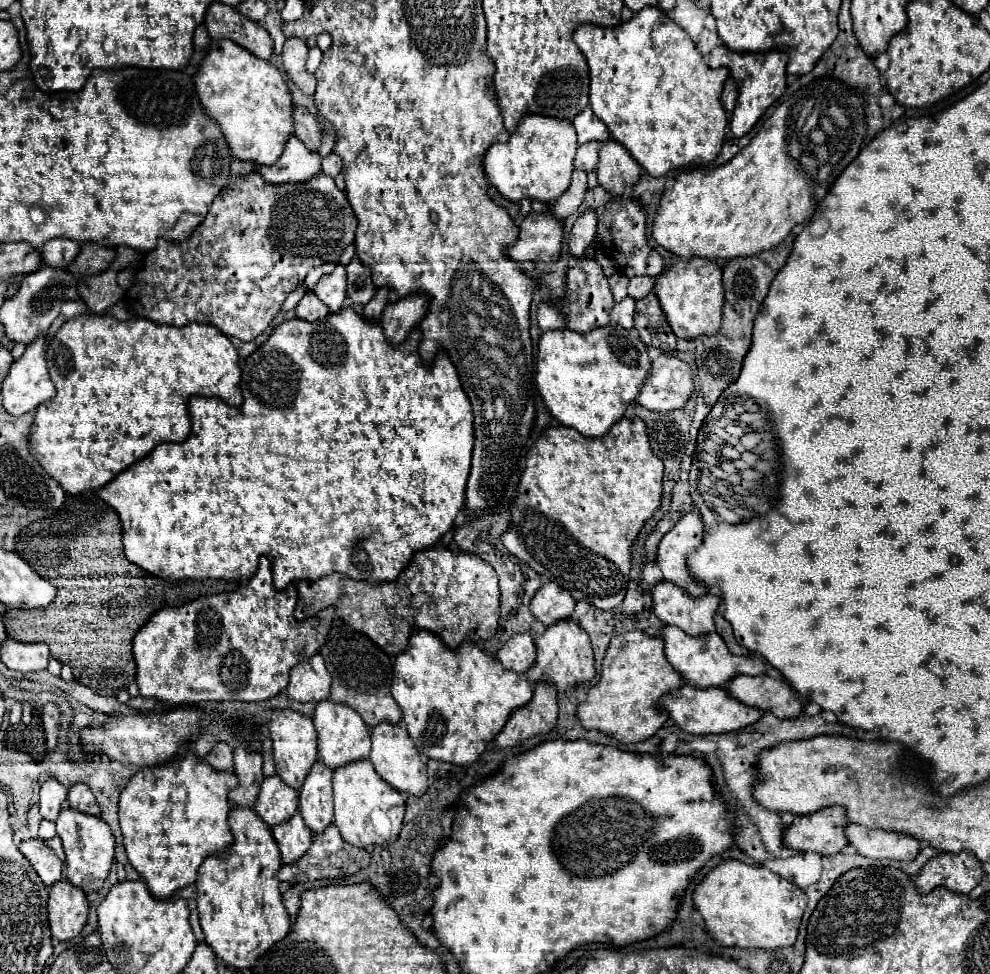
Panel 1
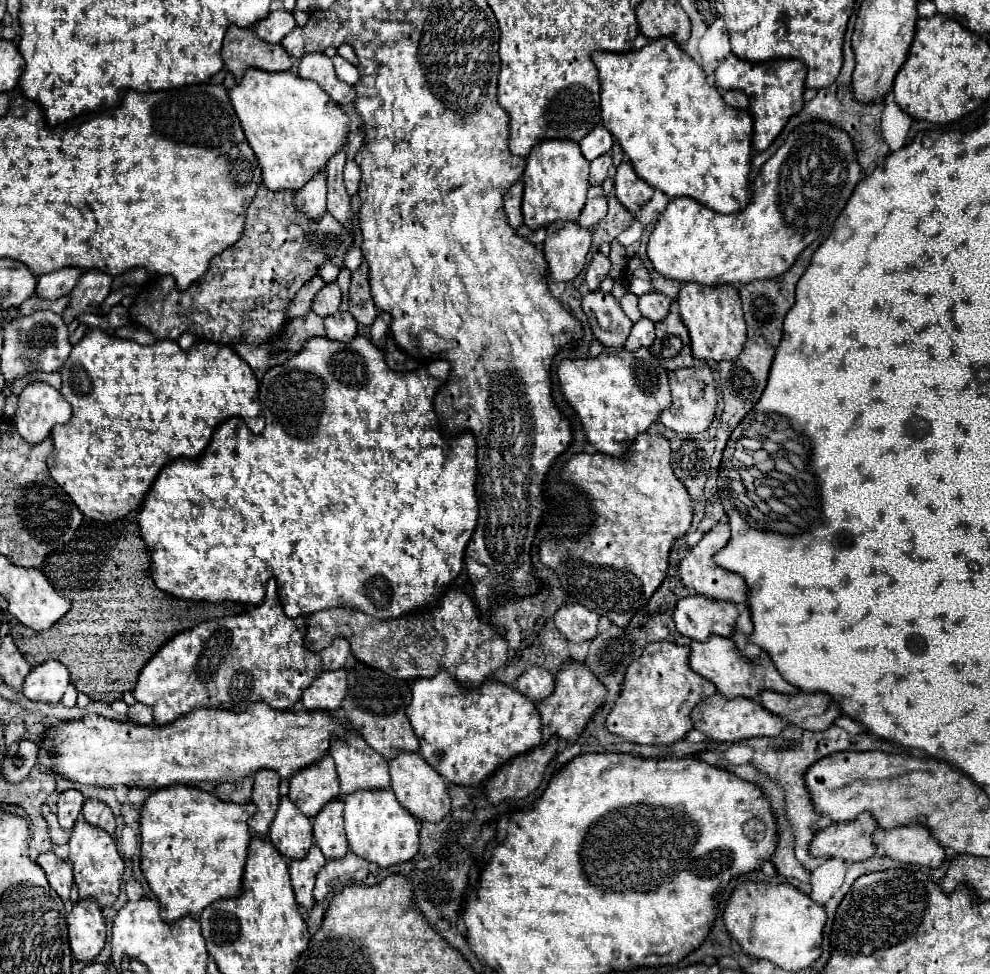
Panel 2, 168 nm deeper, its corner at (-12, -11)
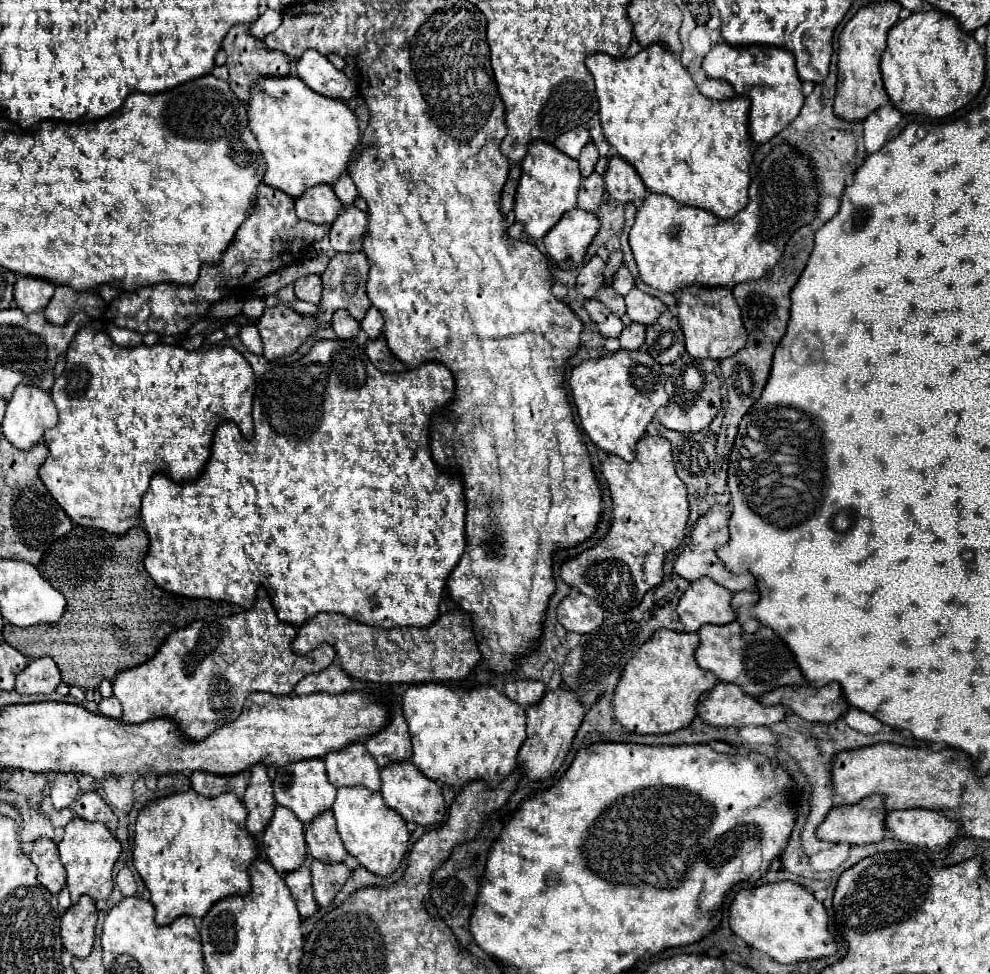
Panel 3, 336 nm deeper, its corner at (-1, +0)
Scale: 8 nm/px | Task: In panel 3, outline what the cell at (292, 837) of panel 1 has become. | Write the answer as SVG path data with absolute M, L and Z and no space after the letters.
M307 855L305 863L301 863L301 867L297 871L289 871L289 875L285 875L287 887L289 887L303 919L315 915L315 911L317 911L317 903L315 903L313 891L311 891L311 875L309 875L311 861L313 861L313 857Z

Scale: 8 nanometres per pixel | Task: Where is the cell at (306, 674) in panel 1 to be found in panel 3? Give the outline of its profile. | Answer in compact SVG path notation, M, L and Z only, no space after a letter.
M331 663L325 671L313 673L301 679L295 687L295 695L309 695L309 693L319 693L319 691L343 693L349 689L349 685L351 685L349 675L337 663Z

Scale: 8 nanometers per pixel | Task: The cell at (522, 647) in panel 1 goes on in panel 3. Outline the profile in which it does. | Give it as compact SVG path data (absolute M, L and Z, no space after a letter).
M513 679L505 683L505 695L509 695L509 699L517 701L519 705L529 705L529 703L537 703L545 693L545 683L543 681L535 681L535 679Z

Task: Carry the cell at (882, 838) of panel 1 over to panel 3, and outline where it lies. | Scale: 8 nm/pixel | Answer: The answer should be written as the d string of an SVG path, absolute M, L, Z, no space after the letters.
M903 809L887 813L885 829L889 837L901 843L941 851L957 835L959 827L937 811Z

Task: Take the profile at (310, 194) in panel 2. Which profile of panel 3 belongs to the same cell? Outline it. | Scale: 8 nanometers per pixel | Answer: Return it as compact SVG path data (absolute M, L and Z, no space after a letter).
M321 183L321 187L309 187L301 199L295 199L295 211L299 219L309 223L333 223L341 211L341 201L327 183Z

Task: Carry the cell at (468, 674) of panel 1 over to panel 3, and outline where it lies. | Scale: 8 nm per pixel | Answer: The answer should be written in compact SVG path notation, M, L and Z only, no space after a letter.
M445 683L409 685L407 691L401 695L401 707L413 743L411 761L429 779L449 787L459 787L475 779L483 779L489 781L489 785L497 785L509 773L515 771L517 751L525 741L525 709L501 691L497 691L493 685L475 685L471 689Z

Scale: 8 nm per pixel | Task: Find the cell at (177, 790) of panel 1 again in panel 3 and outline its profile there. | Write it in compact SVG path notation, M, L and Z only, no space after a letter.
M193 789L159 797L141 809L135 823L133 863L151 893L159 925L169 925L181 915L201 919L211 903L251 889L247 867L257 851L255 839L245 831L245 819L247 811L237 795L209 799Z

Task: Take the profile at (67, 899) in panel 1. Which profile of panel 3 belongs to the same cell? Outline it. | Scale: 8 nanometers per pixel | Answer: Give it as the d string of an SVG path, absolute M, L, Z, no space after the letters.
M81 895L79 903L71 905L61 917L61 939L73 957L87 957L95 939L97 909L91 897Z

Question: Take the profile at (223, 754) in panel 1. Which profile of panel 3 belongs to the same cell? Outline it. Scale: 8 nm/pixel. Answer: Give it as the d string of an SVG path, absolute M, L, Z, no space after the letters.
M195 771L191 779L193 779L191 781L193 789L205 797L217 797L221 793L235 793L241 799L249 781L249 771L243 771L237 775L213 775L205 771Z

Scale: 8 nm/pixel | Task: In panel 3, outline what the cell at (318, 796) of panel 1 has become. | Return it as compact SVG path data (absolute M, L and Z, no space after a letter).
M323 811L305 827L305 841L309 855L319 861L345 861L345 847L335 829L335 817L329 811Z

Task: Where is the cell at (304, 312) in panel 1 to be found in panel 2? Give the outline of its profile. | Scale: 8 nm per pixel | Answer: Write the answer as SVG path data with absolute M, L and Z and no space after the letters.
M336 312L324 318L324 324L330 340L350 342L358 334L358 322L352 318L350 312Z

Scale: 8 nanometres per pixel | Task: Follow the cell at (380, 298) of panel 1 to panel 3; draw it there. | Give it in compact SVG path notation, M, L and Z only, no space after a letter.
M371 307L367 311L367 315L363 317L363 321L361 321L361 327L369 335L369 339L379 337L381 335L381 329L383 329L383 317L381 317L381 313L375 307Z

